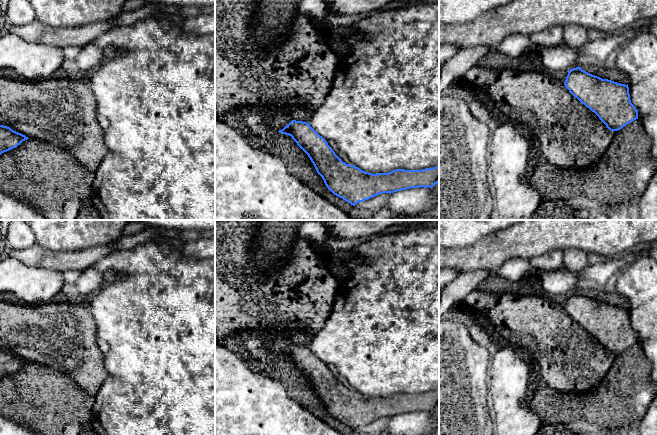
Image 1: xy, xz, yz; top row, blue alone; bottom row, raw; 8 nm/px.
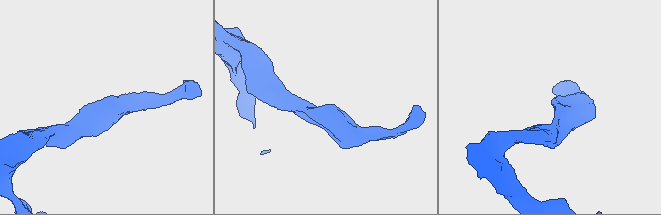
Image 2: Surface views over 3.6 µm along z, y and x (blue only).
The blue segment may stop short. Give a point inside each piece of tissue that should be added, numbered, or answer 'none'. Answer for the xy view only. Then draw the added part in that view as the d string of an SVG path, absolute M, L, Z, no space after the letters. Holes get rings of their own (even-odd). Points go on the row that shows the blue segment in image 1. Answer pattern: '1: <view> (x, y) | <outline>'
none

